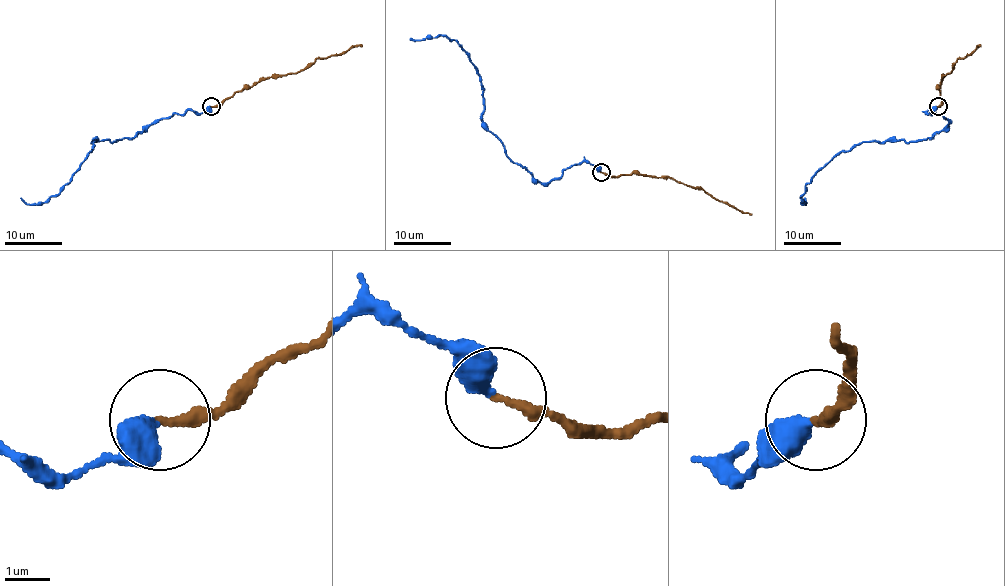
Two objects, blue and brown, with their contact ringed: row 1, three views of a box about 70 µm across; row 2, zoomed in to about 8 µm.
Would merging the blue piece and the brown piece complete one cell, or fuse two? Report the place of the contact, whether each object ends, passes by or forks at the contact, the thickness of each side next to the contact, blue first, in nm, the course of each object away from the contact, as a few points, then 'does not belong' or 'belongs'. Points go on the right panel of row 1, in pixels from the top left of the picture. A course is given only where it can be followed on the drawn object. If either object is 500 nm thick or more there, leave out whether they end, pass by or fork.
at (938, 106); blue ends there; brown ends there; 460 nm thick on the blue side, 220 nm on the other; blue runs (937, 106), (927, 112), (949, 122), (933, 137), (863, 142), (841, 150), (801, 195), (806, 205), (804, 198); brown runs (937, 106), (942, 102), (939, 89), (943, 76), (953, 69), (959, 59), (980, 44); belongs

